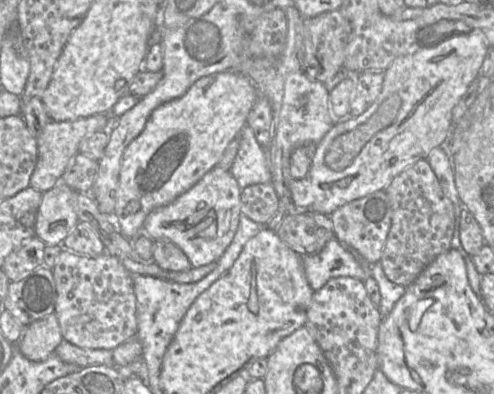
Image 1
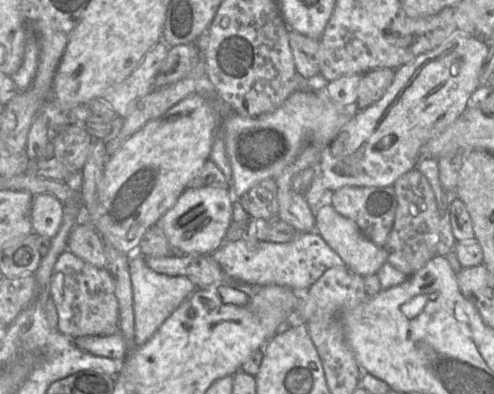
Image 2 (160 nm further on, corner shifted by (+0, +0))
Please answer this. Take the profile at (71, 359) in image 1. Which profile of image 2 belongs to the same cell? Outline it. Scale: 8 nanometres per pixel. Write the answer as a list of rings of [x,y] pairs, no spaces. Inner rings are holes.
[[[120,333],[110,336],[83,336],[74,339],[82,351],[95,356],[123,361],[129,352]]]

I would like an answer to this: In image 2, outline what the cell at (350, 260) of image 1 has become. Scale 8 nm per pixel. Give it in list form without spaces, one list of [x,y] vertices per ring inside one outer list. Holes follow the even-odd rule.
[[[315,231],[296,232],[293,239],[286,243],[251,243],[246,237],[233,242],[224,241],[212,256],[225,274],[235,281],[252,286],[277,284],[287,286],[300,294],[311,287],[328,269],[345,266],[340,256]]]

